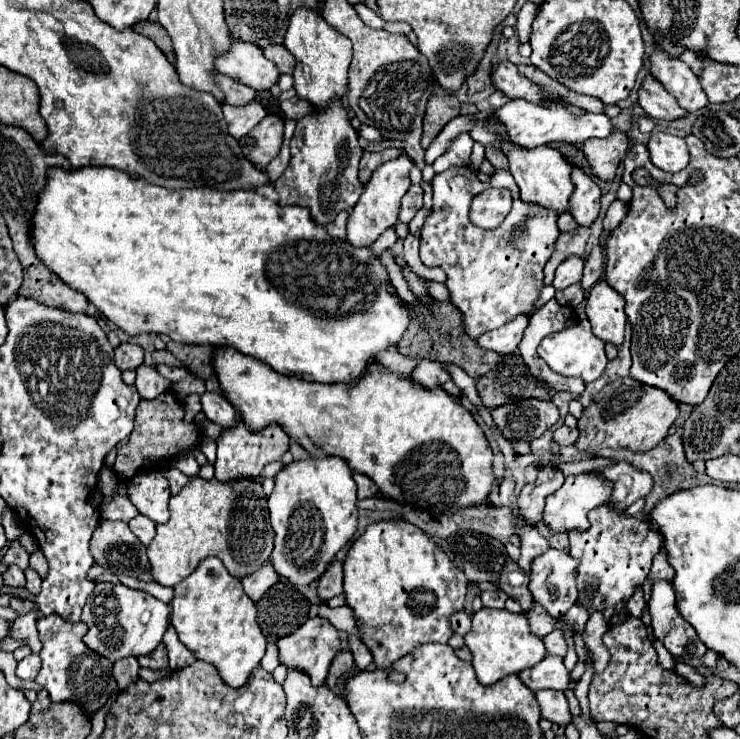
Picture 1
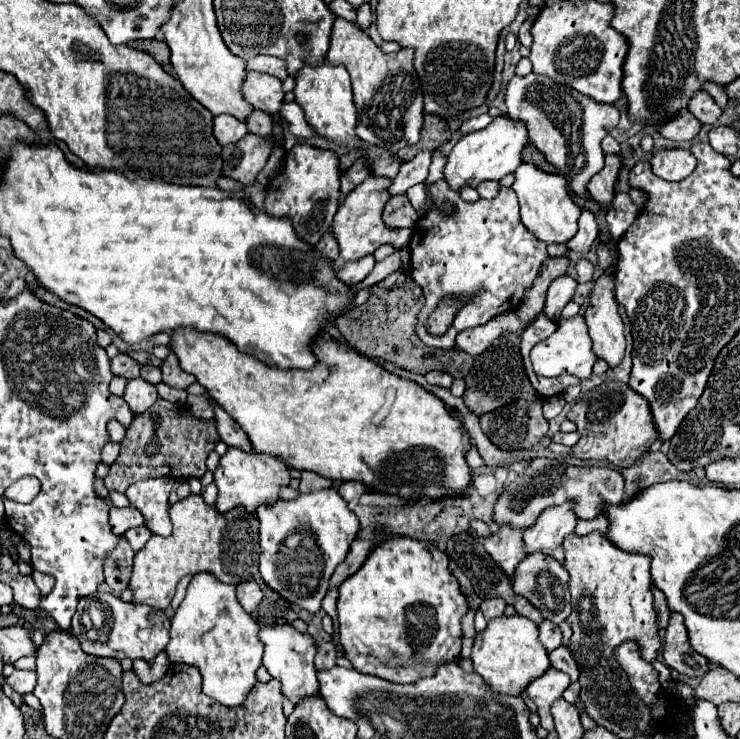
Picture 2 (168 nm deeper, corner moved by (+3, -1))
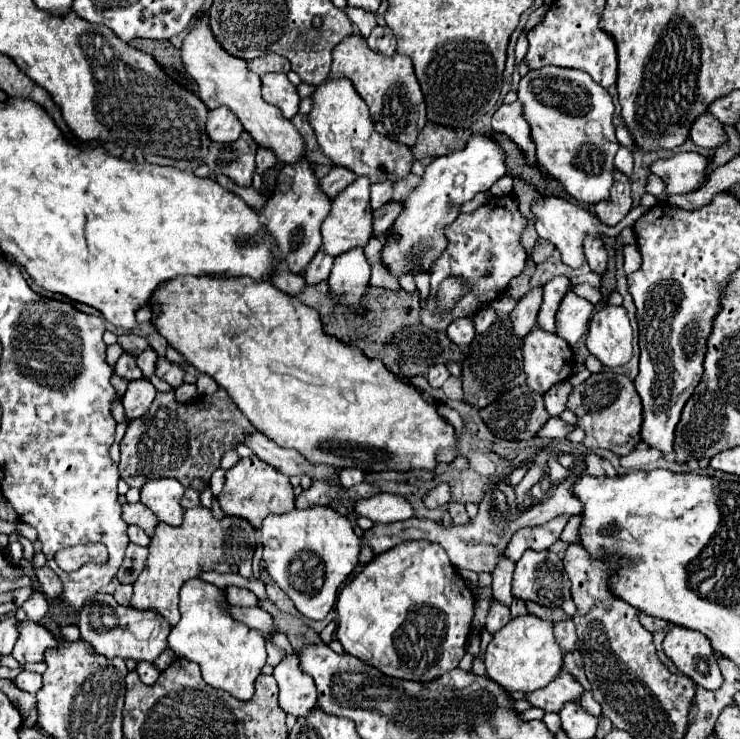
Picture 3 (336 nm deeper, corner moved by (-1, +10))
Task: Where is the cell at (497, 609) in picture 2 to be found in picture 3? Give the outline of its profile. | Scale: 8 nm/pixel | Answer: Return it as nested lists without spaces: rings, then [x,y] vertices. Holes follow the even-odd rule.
[[[492,599],[492,605],[490,605],[490,611],[488,611],[488,619],[486,619],[486,629],[490,633],[496,633],[496,629],[502,629],[508,621],[510,621],[508,605],[502,605],[500,601]]]

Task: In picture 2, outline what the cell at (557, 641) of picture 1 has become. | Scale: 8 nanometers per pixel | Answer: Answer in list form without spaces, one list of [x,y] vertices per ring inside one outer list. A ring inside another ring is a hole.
[[[560,646],[556,648],[552,654],[550,654],[550,662],[552,662],[552,668],[560,670],[560,672],[566,672],[570,676],[572,682],[578,680],[578,666],[570,654],[570,650],[566,646]]]

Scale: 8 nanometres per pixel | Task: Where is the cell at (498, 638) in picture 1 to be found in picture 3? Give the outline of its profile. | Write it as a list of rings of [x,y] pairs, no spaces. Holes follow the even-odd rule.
[[[526,613],[510,619],[506,627],[492,635],[492,641],[488,643],[484,653],[484,663],[488,677],[504,685],[504,689],[508,689],[510,693],[514,691],[530,693],[546,687],[560,673],[562,657],[564,653],[552,635],[552,623]]]

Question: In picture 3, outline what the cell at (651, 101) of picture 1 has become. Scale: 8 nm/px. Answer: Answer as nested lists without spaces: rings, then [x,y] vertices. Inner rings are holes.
[[[702,113],[700,117],[696,117],[696,121],[690,127],[690,139],[698,145],[698,147],[708,147],[714,149],[720,143],[724,143],[724,129],[722,123],[716,121],[716,117],[712,117],[712,113]]]

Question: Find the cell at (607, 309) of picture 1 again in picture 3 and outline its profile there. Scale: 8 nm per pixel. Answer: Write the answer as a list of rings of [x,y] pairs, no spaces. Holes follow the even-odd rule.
[[[606,305],[592,317],[586,347],[606,367],[620,367],[630,361],[632,327],[622,305]]]

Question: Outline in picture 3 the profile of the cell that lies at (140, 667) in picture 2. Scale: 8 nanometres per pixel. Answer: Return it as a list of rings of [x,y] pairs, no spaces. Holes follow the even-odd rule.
[[[140,661],[138,667],[136,667],[140,679],[146,683],[146,685],[154,685],[158,675],[160,675],[160,669],[154,665],[154,663],[148,663],[148,661]]]

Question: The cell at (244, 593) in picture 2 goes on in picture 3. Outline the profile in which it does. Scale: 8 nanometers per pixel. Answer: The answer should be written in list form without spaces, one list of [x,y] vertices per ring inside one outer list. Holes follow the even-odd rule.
[[[228,587],[226,597],[230,605],[240,605],[240,607],[254,607],[258,603],[258,597],[252,591],[242,589],[242,587]]]

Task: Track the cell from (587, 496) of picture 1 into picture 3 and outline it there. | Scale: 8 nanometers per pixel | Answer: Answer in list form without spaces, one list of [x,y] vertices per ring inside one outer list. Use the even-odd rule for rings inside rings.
[[[560,515],[544,525],[536,525],[536,527],[522,527],[506,545],[506,555],[512,561],[518,561],[522,557],[522,553],[526,549],[536,549],[536,551],[544,551],[550,545],[554,545],[560,539],[560,533],[564,531],[568,523],[568,515]]]

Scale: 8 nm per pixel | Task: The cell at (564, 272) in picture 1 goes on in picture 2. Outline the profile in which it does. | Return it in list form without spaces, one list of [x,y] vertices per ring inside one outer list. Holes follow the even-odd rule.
[[[560,276],[556,278],[550,288],[548,288],[548,298],[546,298],[546,306],[544,306],[544,316],[548,316],[550,320],[560,320],[560,312],[564,310],[564,306],[572,300],[572,294],[576,290],[576,280],[572,280],[570,276]]]

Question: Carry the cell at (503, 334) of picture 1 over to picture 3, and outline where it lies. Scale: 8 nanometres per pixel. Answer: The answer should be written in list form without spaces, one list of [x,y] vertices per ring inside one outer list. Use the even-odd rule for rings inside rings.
[[[464,317],[464,319],[456,319],[450,323],[446,335],[456,343],[456,345],[470,345],[470,341],[476,335],[476,327],[474,327],[474,319],[472,317]]]

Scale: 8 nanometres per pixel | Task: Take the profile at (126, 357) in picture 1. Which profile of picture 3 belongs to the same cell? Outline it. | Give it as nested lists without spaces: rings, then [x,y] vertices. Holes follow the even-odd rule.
[[[122,353],[122,357],[118,359],[118,363],[114,365],[114,373],[132,381],[132,379],[140,379],[142,371],[136,365],[136,357],[132,353]]]

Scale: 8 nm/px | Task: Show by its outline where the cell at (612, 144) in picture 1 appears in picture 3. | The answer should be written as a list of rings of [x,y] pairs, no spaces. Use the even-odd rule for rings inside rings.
[[[614,169],[614,183],[610,189],[610,199],[594,203],[592,209],[596,211],[596,217],[600,219],[600,223],[604,225],[616,225],[620,219],[624,219],[632,209],[630,177]]]

